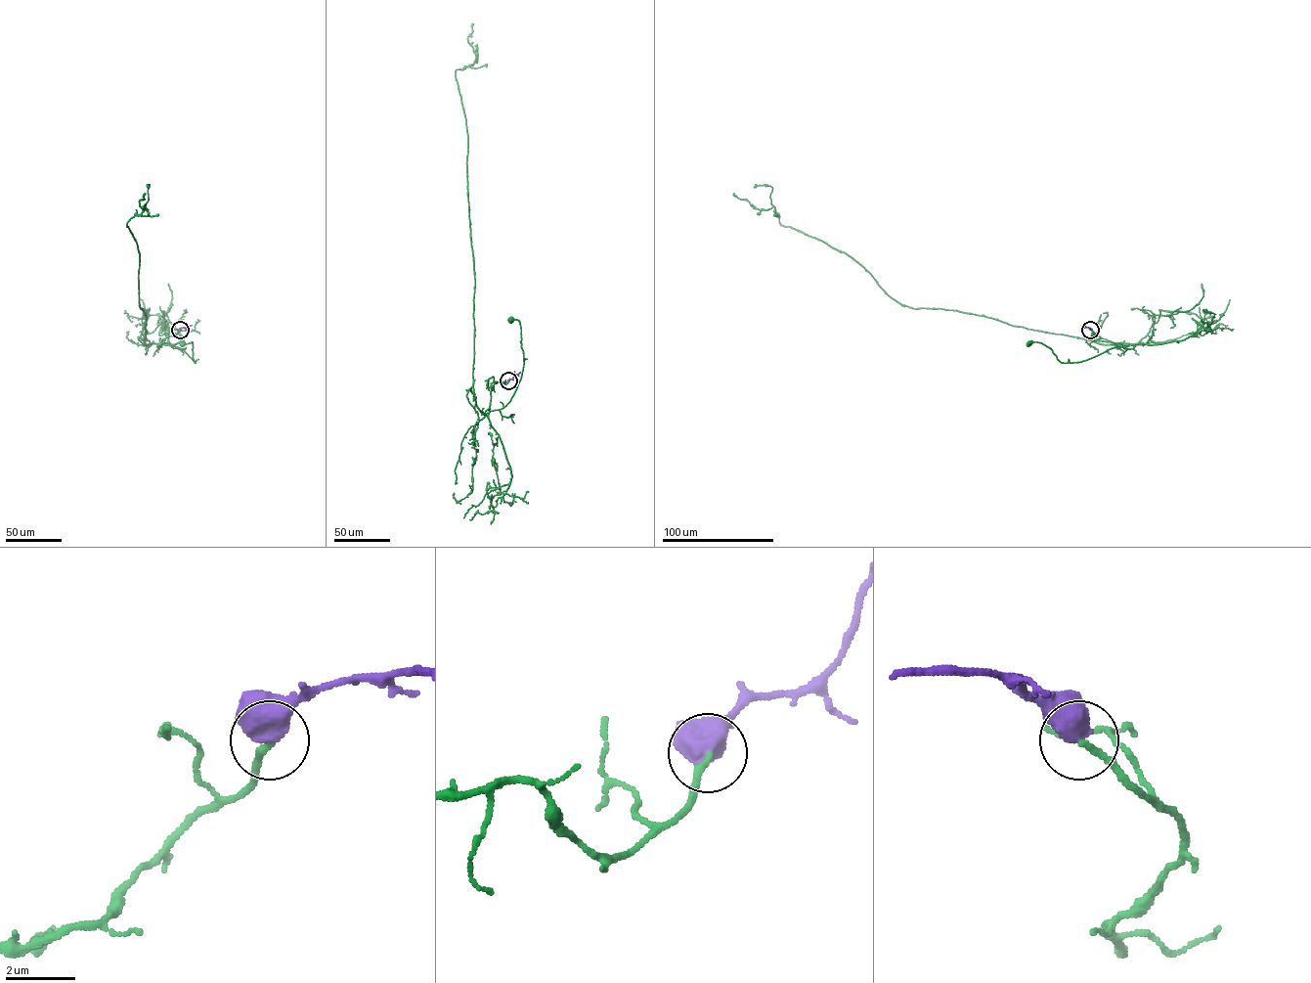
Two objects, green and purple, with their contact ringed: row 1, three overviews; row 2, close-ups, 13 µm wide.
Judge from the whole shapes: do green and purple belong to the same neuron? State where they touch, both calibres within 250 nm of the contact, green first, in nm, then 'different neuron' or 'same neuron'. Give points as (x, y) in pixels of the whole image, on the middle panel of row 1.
at (508, 380); 180 nm thick on the green side, 750 nm on the other; same neuron

